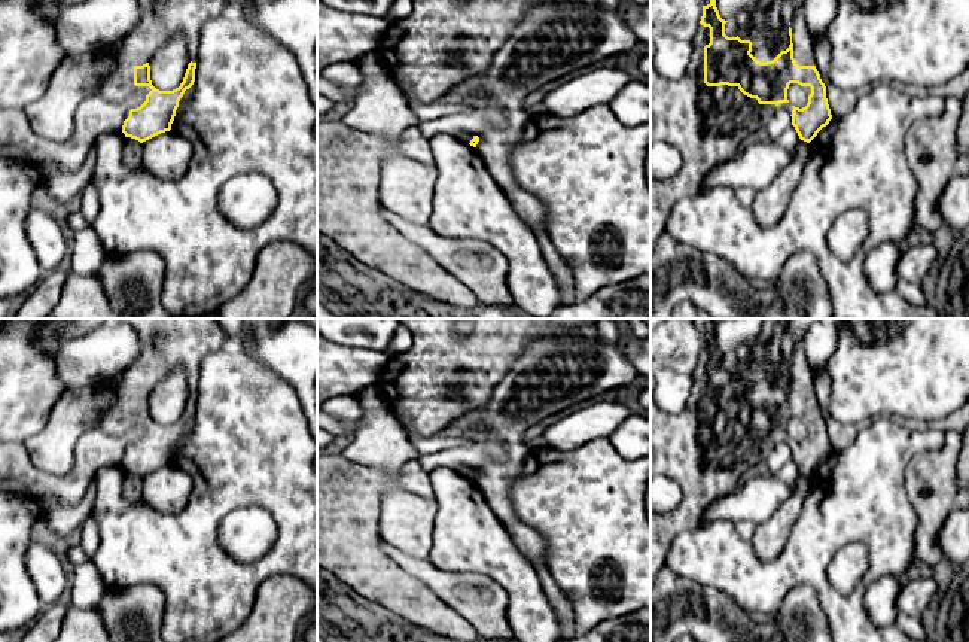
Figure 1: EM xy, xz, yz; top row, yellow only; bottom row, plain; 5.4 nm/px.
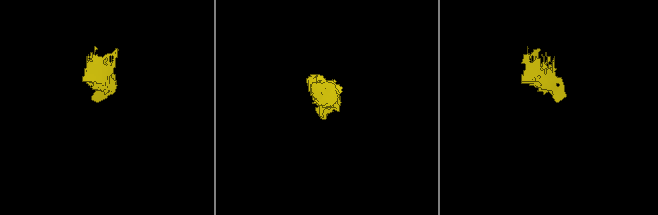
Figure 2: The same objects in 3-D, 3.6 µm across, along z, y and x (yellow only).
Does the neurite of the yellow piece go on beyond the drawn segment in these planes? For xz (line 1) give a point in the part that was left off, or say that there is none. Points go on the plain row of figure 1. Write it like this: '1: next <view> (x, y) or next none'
1: next none

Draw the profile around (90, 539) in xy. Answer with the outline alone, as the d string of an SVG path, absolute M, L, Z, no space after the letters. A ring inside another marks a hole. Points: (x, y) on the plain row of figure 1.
M89 527L83 529L80 533L79 545L86 553L86 556L91 559L100 545L100 532L89 529Z

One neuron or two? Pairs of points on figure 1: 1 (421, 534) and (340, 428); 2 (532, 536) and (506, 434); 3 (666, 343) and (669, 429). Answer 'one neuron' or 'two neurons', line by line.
1: two neurons
2: one neuron
3: two neurons

